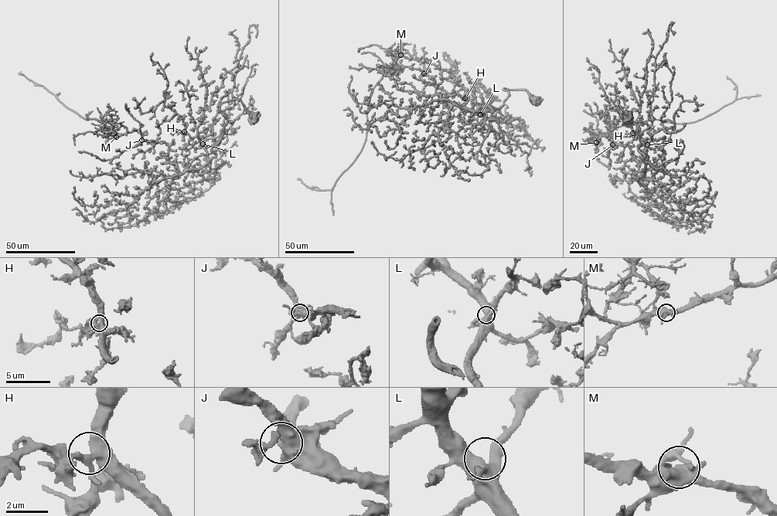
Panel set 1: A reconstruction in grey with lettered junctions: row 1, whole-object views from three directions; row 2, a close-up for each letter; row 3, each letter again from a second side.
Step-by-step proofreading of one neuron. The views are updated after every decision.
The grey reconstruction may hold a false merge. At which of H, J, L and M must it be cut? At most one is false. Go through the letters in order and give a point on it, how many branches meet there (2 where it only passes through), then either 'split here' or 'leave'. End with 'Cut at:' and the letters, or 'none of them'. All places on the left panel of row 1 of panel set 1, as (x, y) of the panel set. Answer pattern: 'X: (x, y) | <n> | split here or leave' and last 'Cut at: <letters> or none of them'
H: (184, 131) | 5 | leave
J: (141, 140) | 4 | leave
L: (202, 144) | 4 | leave
M: (116, 137) | 5 | split here
Cut at: M

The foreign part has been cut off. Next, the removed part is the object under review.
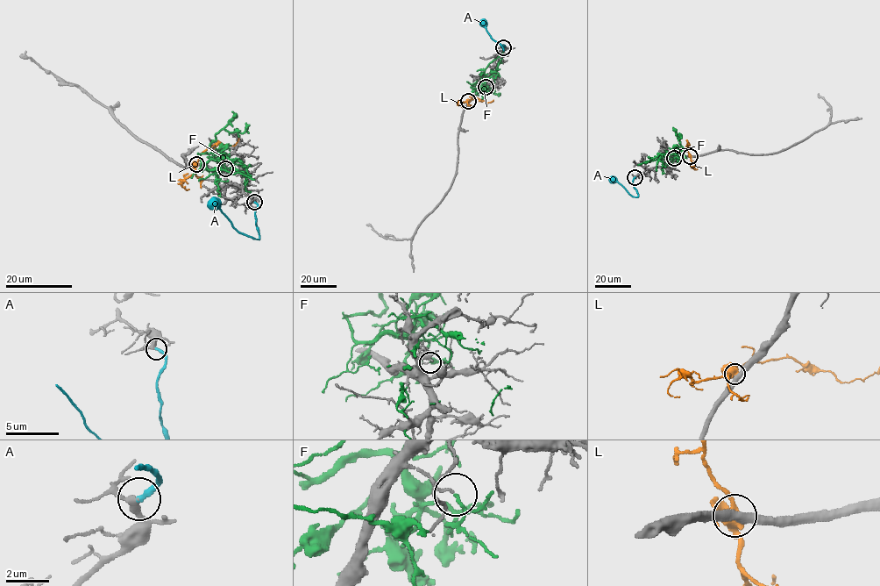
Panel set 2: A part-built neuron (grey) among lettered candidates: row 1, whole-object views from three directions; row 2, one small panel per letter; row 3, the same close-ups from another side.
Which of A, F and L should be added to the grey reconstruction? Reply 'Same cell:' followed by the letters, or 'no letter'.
Same cell: A

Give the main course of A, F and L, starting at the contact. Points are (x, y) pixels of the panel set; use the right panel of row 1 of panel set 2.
A: (635, 177), (633, 184), (636, 197), (613, 178), (609, 179)
F: (674, 158), (677, 155), (671, 153), (674, 155), (676, 151), (683, 148), (677, 137), (680, 139), (679, 132)
L: (690, 156), (686, 146), (690, 145), (686, 140)

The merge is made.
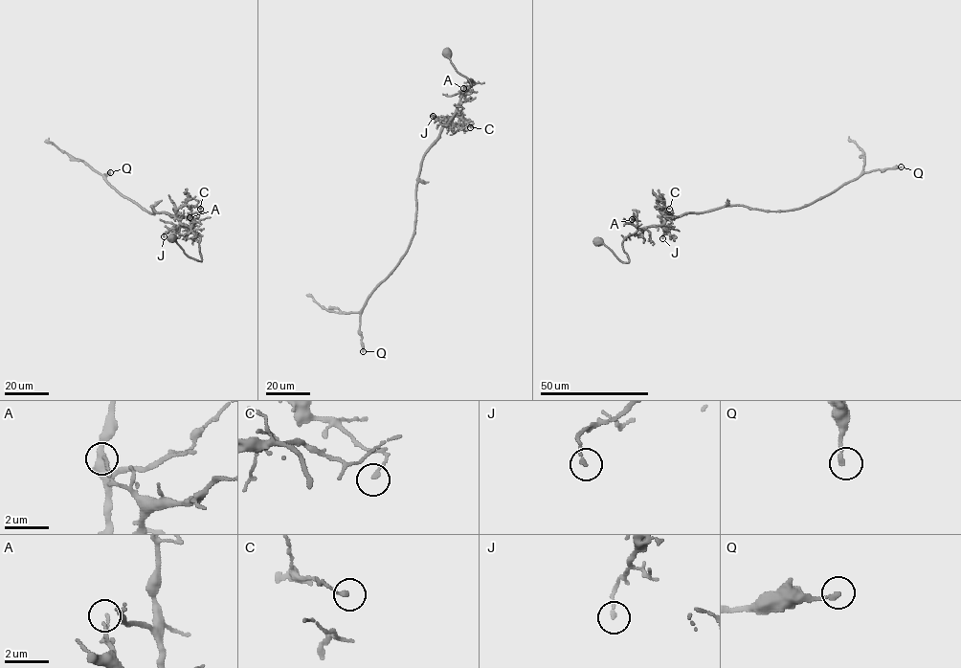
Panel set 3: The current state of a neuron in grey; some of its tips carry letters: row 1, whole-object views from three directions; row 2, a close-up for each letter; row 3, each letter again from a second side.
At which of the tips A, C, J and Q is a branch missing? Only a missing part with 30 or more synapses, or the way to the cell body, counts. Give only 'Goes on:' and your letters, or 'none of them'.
Goes on: none of them

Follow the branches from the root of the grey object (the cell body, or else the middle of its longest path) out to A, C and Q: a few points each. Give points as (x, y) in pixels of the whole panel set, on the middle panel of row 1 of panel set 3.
A: (446, 53), (456, 70), (471, 85), (472, 79), (463, 94), (466, 90), (463, 88)
C: (446, 53), (471, 85), (472, 81), (456, 114), (449, 122), (447, 119), (458, 116), (470, 127)
Q: (446, 53), (471, 85), (471, 79), (456, 114), (423, 158), (414, 233), (361, 311), (363, 351)

